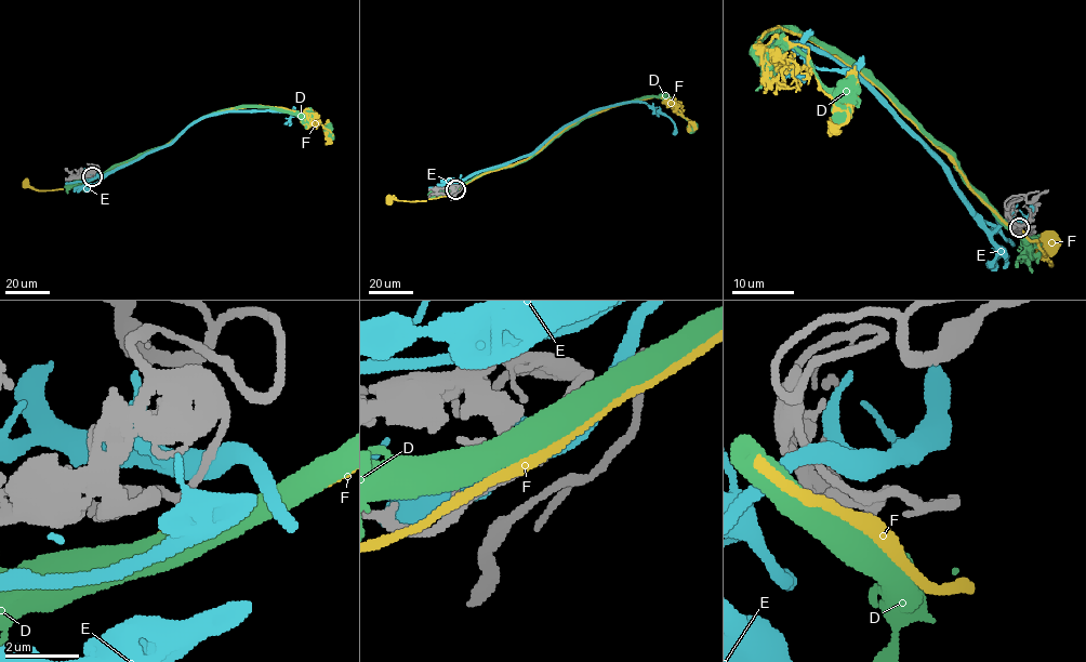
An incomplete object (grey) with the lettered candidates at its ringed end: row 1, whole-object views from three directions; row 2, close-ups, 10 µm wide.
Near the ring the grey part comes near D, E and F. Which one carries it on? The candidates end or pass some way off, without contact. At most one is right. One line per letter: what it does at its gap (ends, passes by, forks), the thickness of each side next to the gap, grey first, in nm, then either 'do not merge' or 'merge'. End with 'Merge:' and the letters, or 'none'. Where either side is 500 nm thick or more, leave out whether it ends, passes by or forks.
D: calibres 200 and 500 nm; do not merge
E: it forks; calibres 200 and 440 nm; do not merge
F: it passes by; calibres 200 and 400 nm; do not merge
Merge: none

